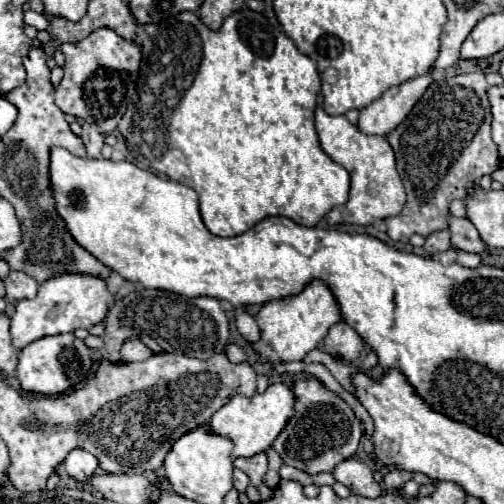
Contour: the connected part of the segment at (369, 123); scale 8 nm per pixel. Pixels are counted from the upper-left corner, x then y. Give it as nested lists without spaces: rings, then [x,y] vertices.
[[[428,72],[424,76],[412,78],[400,86],[390,88],[370,106],[360,110],[360,118],[356,126],[364,134],[388,136],[388,132],[392,132],[408,116],[408,112],[420,100],[424,90],[430,86],[430,82],[432,82],[432,76]]]

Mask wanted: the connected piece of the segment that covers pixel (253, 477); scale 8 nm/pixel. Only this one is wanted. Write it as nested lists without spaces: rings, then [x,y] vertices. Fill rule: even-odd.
[[[256,454],[256,456],[250,456],[250,458],[236,458],[234,460],[234,466],[240,468],[242,472],[248,474],[250,478],[250,484],[254,488],[258,488],[264,480],[264,474],[266,474],[266,468],[268,468],[268,462],[266,462],[266,454]]]

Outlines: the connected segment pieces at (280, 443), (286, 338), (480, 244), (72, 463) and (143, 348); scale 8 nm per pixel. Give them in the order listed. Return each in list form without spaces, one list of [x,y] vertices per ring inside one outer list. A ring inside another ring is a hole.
[[[302,378],[292,386],[294,392],[294,416],[288,420],[272,448],[280,454],[284,464],[300,468],[310,474],[332,472],[336,464],[354,456],[362,438],[362,426],[354,410],[332,390],[328,390],[318,378]]]
[[[310,282],[300,294],[268,302],[254,314],[254,320],[260,328],[260,338],[256,344],[250,344],[256,352],[258,362],[296,362],[304,360],[304,356],[322,344],[322,338],[328,334],[330,326],[340,322],[338,304],[324,282]]]
[[[450,218],[450,236],[452,236],[452,244],[460,250],[466,252],[484,252],[488,250],[488,246],[484,244],[484,240],[480,240],[478,230],[474,228],[474,224],[468,218]]]
[[[76,448],[68,454],[68,458],[64,460],[64,466],[66,466],[66,472],[68,472],[70,478],[74,478],[78,482],[84,482],[90,476],[94,476],[94,472],[98,470],[98,460],[90,452],[86,452],[82,448]]]
[[[138,338],[128,340],[128,342],[122,346],[120,354],[122,354],[122,356],[120,356],[122,362],[140,362],[140,360],[146,360],[146,358],[152,356],[150,348],[148,348],[142,340],[138,340]]]

